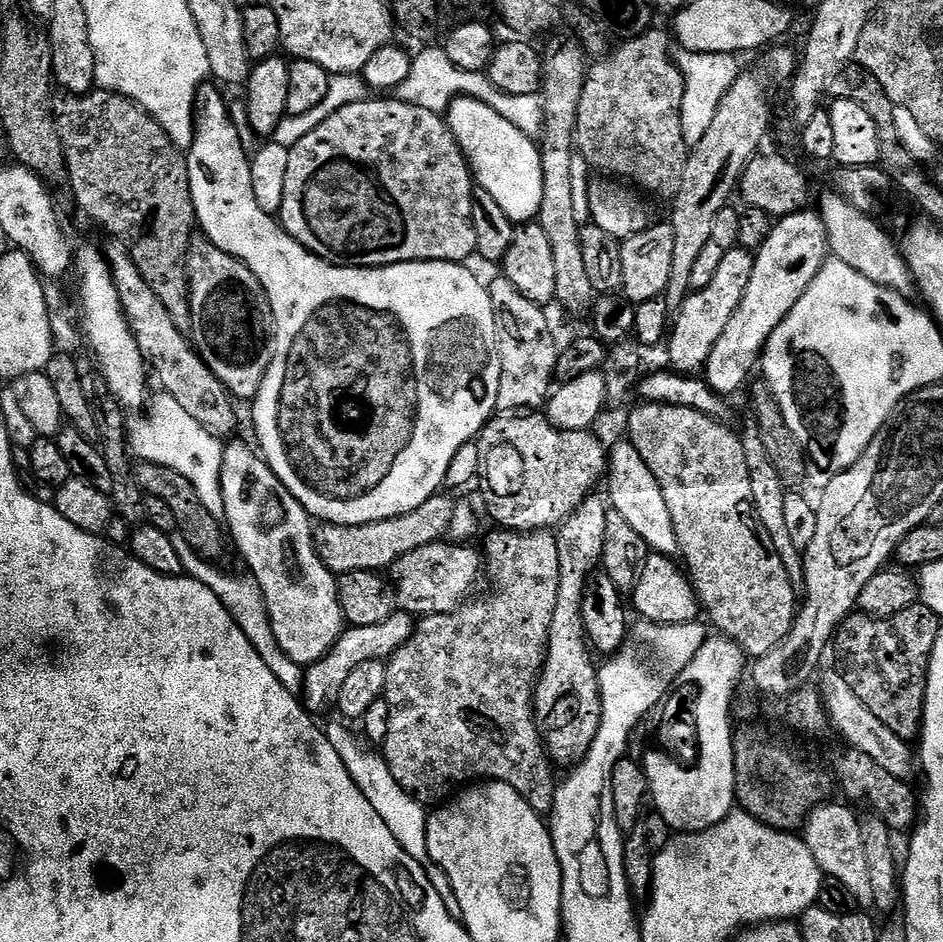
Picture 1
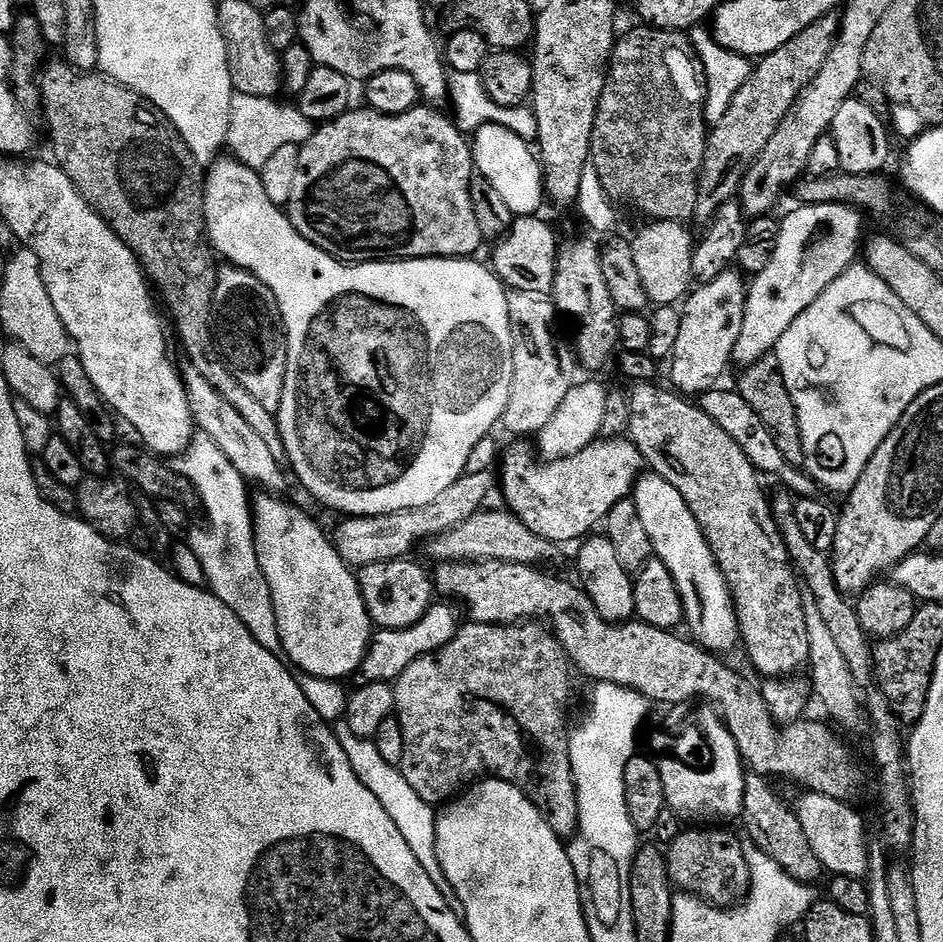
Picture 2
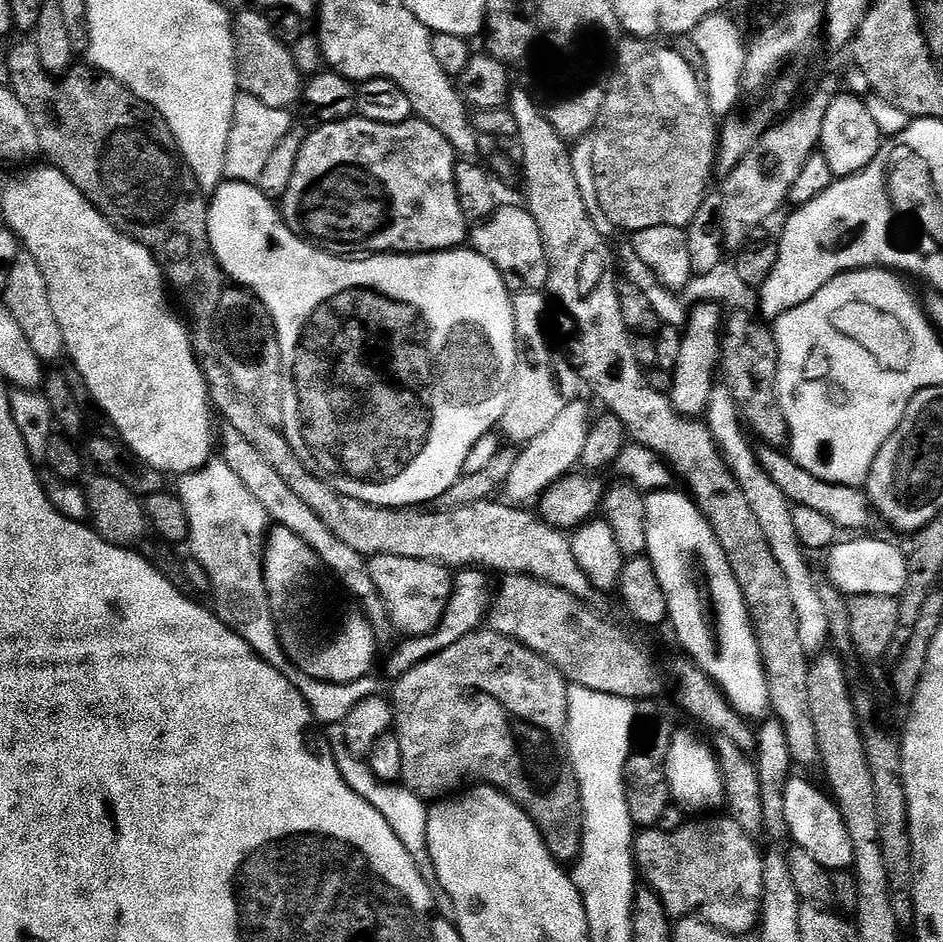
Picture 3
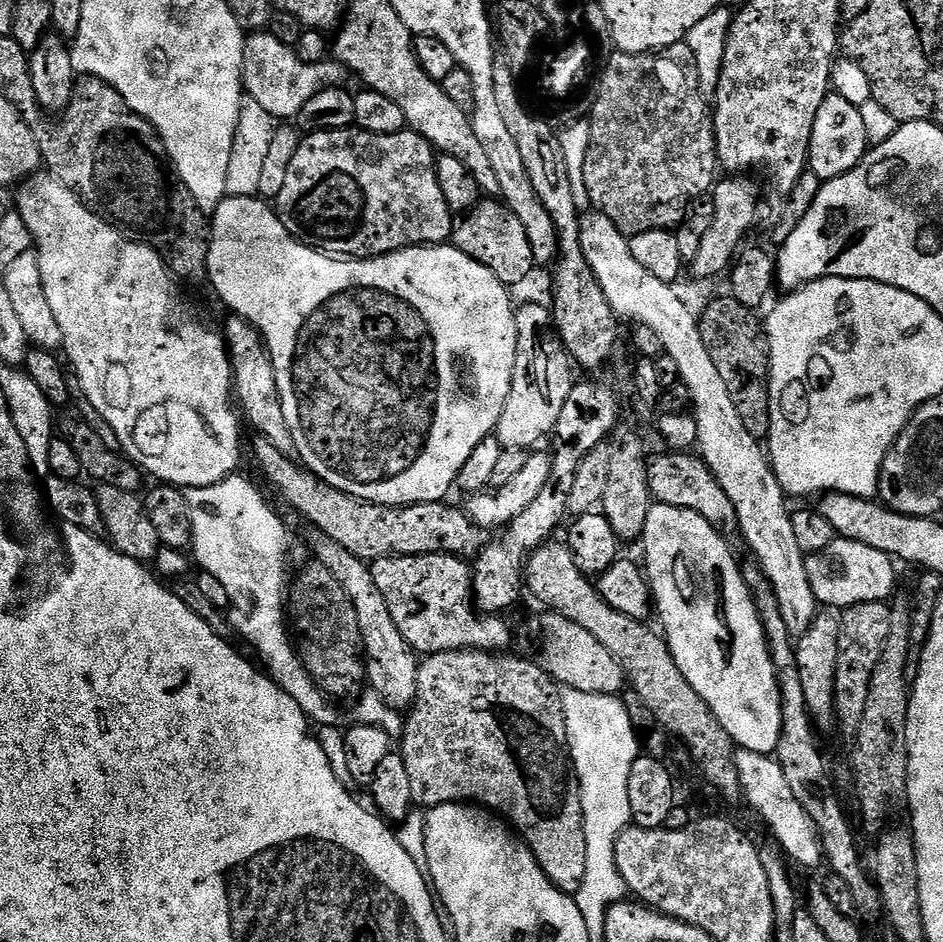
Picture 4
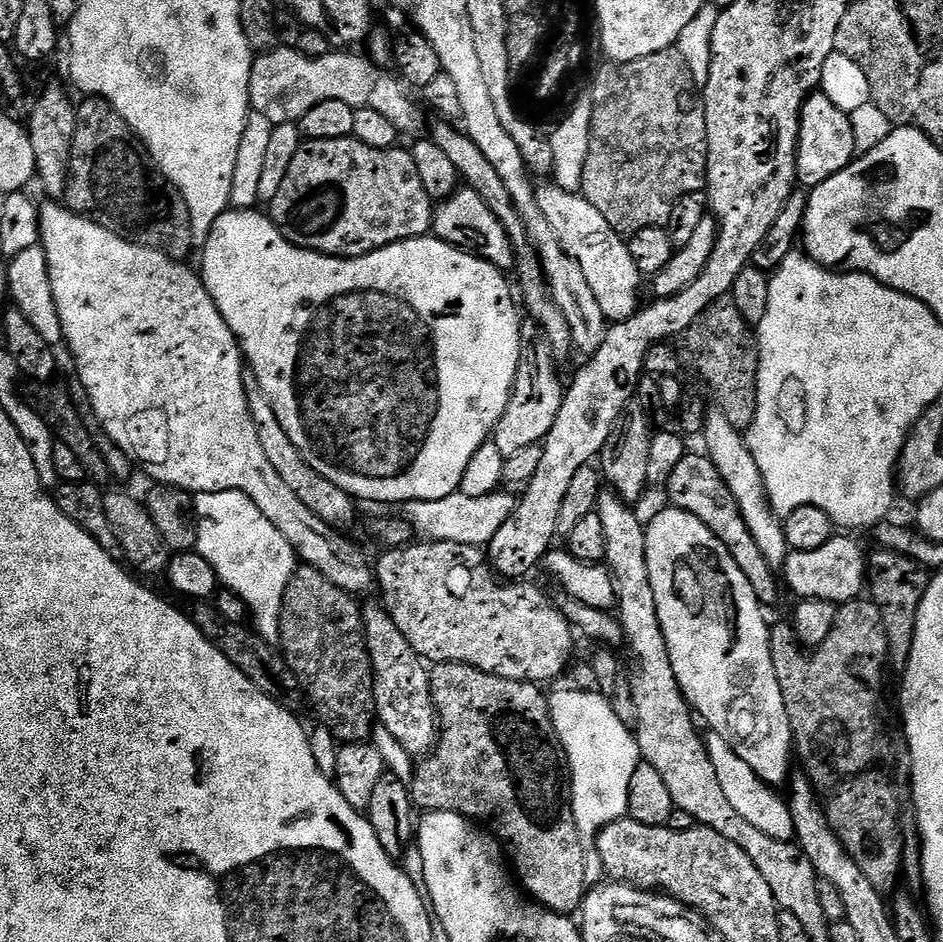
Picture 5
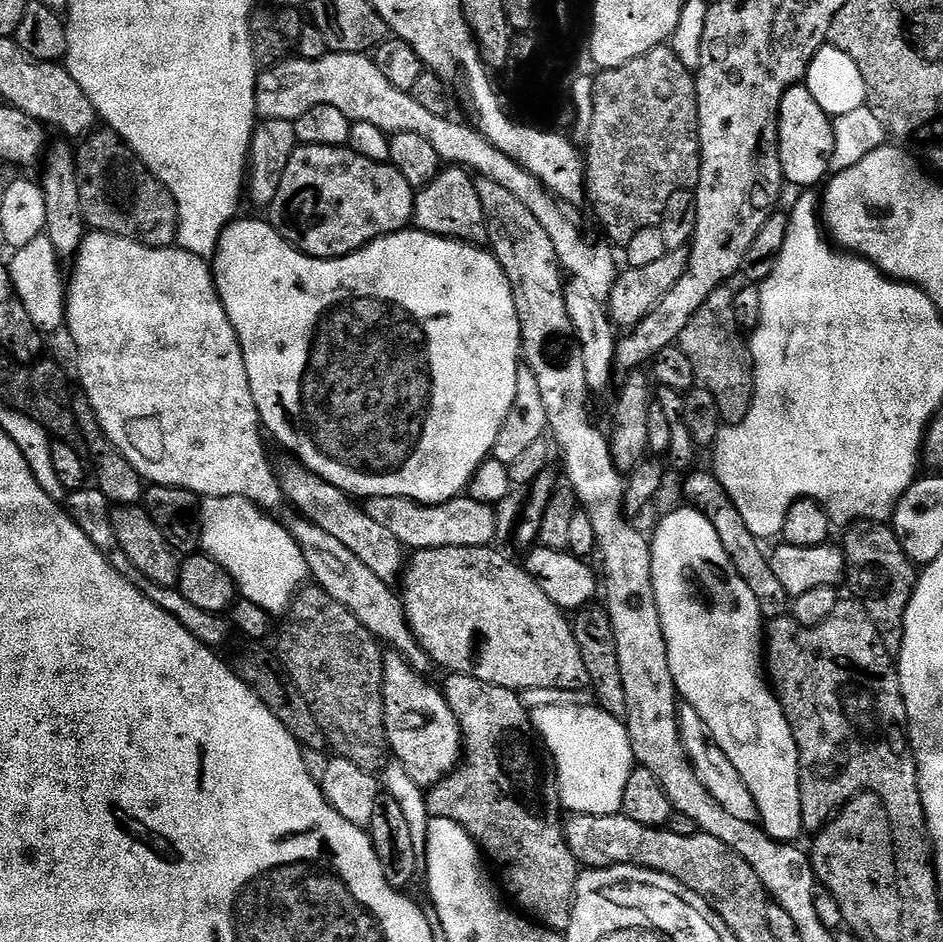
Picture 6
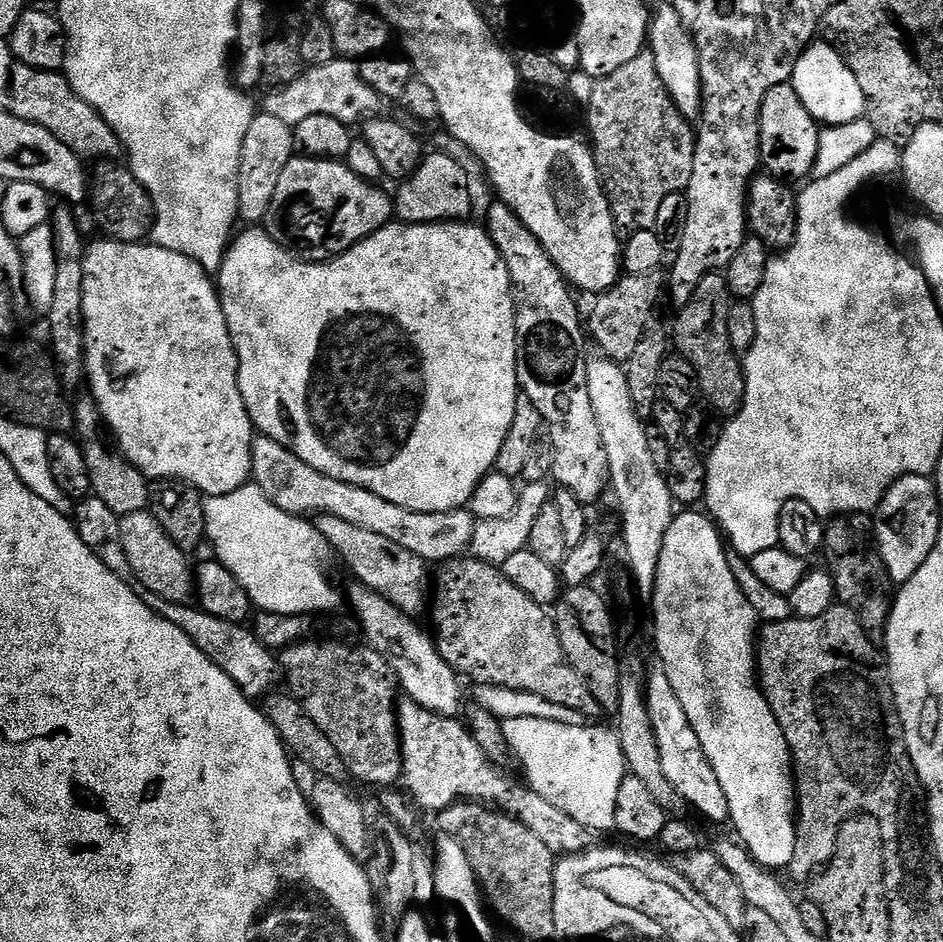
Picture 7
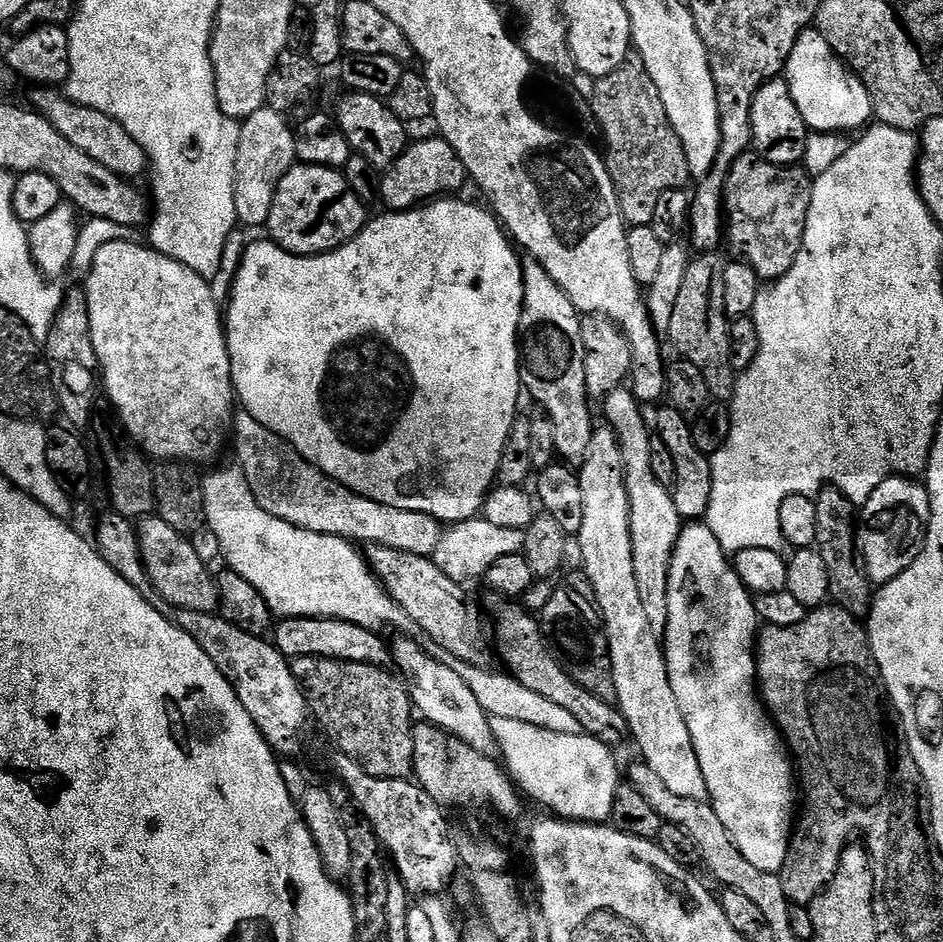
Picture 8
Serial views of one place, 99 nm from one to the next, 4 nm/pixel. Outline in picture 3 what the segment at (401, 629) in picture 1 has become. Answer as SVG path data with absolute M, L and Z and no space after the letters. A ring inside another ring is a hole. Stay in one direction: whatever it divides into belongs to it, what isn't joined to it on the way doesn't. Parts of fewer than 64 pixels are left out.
M466 568L457 571L452 586L452 597L446 608L446 614L441 618L440 624L425 636L410 636L401 639L401 644L392 652L388 660L388 672L392 678L399 678L414 670L422 662L426 662L434 654L454 646L454 642L462 642L470 634L481 631L485 627L492 610L494 599L494 580L489 573L479 568Z

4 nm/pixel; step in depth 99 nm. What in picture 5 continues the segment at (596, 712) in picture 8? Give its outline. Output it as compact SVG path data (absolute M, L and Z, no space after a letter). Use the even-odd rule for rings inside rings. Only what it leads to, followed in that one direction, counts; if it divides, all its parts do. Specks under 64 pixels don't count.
M433 540L431 542L412 542L402 548L393 548L383 553L385 556L380 561L375 561L374 564L374 580L378 585L378 592L380 588L380 596L382 599L382 607L390 614L390 618L394 618L394 623L398 625L398 630L402 630L402 635L406 638L406 642L410 642L410 646L414 646L414 650L419 656L423 656L425 661L435 662L436 664L469 664L474 666L478 670L482 670L486 674L494 674L498 678L506 678L507 680L529 680L532 684L538 684L541 686L547 685L547 680L556 680L564 671L568 668L568 663L572 660L572 636L574 637L574 629L564 615L560 613L559 607L555 603L551 604L548 601L548 596L540 588L535 588L534 585L528 584L532 582L501 582L494 575L493 565L490 563L485 549L483 547L474 544L459 544L458 542L442 542L441 540Z

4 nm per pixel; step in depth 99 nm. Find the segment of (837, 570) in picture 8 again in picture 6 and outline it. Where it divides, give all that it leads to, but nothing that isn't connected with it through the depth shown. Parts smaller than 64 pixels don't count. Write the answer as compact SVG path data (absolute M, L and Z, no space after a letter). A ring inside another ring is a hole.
M854 520L843 529L844 575L853 597L864 601L874 622L874 630L882 638L892 657L900 655L904 637L904 615L918 579L917 565L902 550L895 530L879 520Z

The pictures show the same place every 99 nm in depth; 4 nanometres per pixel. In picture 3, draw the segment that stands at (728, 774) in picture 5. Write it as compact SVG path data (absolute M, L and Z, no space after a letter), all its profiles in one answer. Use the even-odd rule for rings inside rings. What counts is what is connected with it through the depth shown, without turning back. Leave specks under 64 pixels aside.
M799 774L793 775L784 786L786 794L786 822L791 843L797 848L806 850L810 858L818 858L822 866L829 870L848 870L854 862L854 846L850 846L850 834L842 818L836 801L827 791L815 788Z

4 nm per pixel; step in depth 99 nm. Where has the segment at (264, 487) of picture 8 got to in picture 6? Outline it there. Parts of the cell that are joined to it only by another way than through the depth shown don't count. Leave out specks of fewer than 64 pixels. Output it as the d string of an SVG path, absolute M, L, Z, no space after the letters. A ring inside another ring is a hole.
M369 496L362 507L374 522L391 530L394 538L398 538L408 550L446 546L483 548L494 540L496 514L493 505L479 504L467 498L447 500L444 504L419 504L397 496Z

